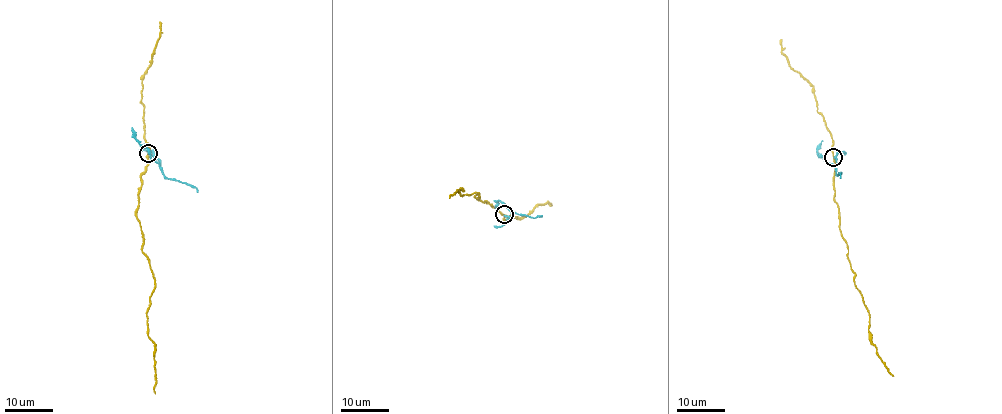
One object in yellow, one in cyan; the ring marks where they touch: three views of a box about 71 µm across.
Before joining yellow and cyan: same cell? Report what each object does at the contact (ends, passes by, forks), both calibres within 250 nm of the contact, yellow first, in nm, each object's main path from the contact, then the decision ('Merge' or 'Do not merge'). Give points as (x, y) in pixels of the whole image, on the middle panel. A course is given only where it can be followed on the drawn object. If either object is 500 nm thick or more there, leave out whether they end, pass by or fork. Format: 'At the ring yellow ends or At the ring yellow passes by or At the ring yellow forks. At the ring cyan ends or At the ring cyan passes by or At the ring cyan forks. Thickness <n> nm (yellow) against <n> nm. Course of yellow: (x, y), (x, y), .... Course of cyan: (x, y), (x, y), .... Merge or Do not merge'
At the ring yellow passes by. At the ring cyan ends. Thickness 220 nm (yellow) against 240 nm. Course of yellow: (503, 215), (476, 198), (477, 192), (462, 196), (461, 188), (450, 197). Course of cyan: (503, 215), (509, 217), (512, 214), (500, 201), (495, 209). Do not merge

